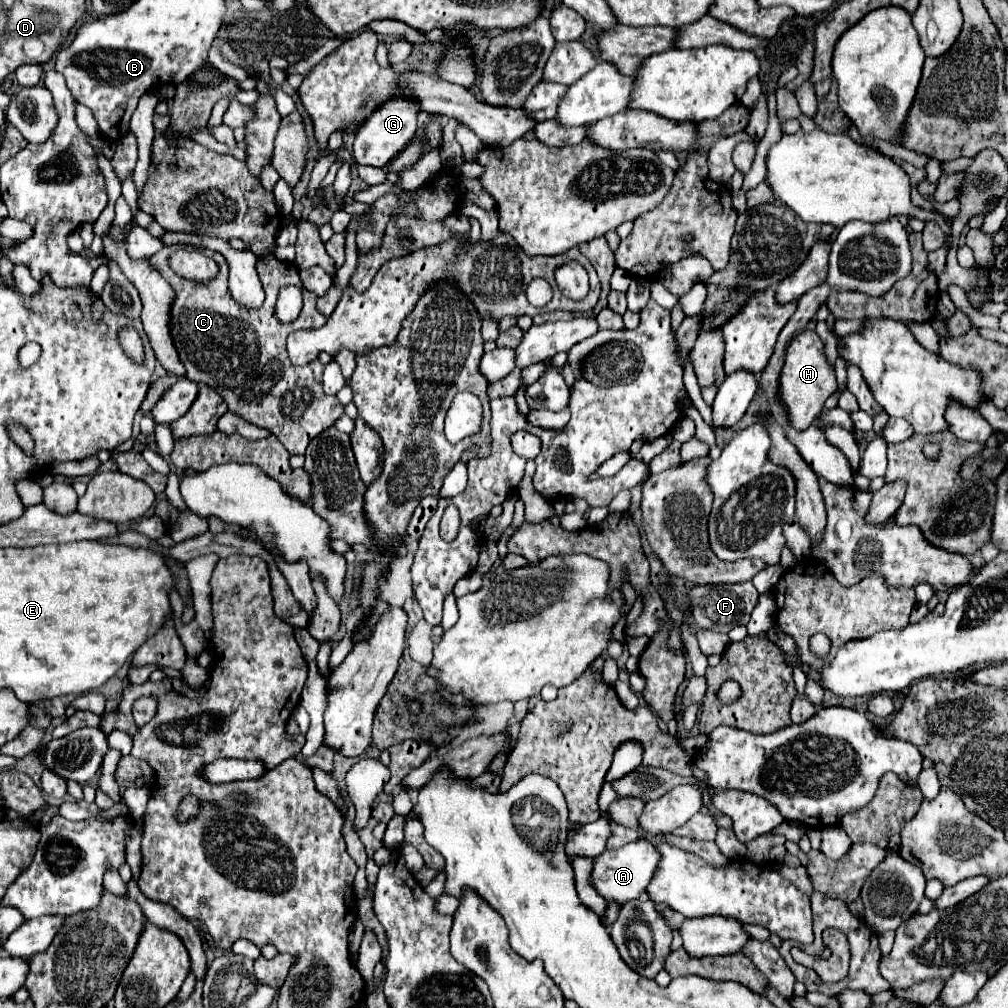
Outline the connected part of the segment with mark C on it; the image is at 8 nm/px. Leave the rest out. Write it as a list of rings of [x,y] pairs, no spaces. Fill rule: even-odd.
[[[163,245],[163,249],[155,253],[149,263],[165,281],[169,281],[175,291],[169,311],[169,325],[173,345],[187,371],[187,377],[195,383],[213,387],[225,399],[231,413],[251,421],[257,427],[269,429],[291,455],[303,455],[307,443],[321,431],[333,427],[345,411],[337,397],[323,395],[323,365],[313,361],[297,367],[289,361],[285,349],[285,339],[289,333],[297,329],[319,329],[325,325],[325,317],[315,307],[317,295],[303,287],[299,269],[295,269],[293,263],[283,263],[275,255],[263,255],[257,257],[257,273],[265,289],[265,303],[259,309],[245,309],[239,307],[229,295],[229,265],[221,253],[205,249],[205,253],[219,263],[221,273],[211,283],[195,285],[169,269],[167,257],[173,249],[179,249],[179,245]],[[285,285],[295,285],[303,293],[303,311],[299,319],[289,325],[281,325],[275,317],[277,293]]]

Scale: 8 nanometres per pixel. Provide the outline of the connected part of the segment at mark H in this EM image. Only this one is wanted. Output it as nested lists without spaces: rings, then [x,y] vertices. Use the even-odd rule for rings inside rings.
[[[803,331],[791,339],[779,379],[779,389],[781,389],[781,399],[789,409],[791,423],[795,423],[795,427],[799,429],[811,425],[817,419],[819,411],[823,409],[827,397],[837,391],[835,367],[827,361],[825,343],[815,331]]]

